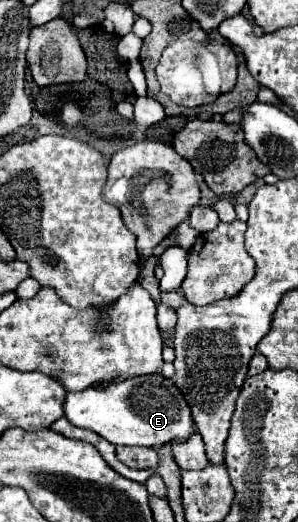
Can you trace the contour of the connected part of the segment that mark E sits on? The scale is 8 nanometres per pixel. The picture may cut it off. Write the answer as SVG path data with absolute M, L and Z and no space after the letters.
M161 373L119 381L107 385L105 389L89 387L87 391L69 393L65 401L65 417L77 427L99 433L113 445L163 447L173 441L183 443L195 433L191 409L183 393L171 379L165 379Z

